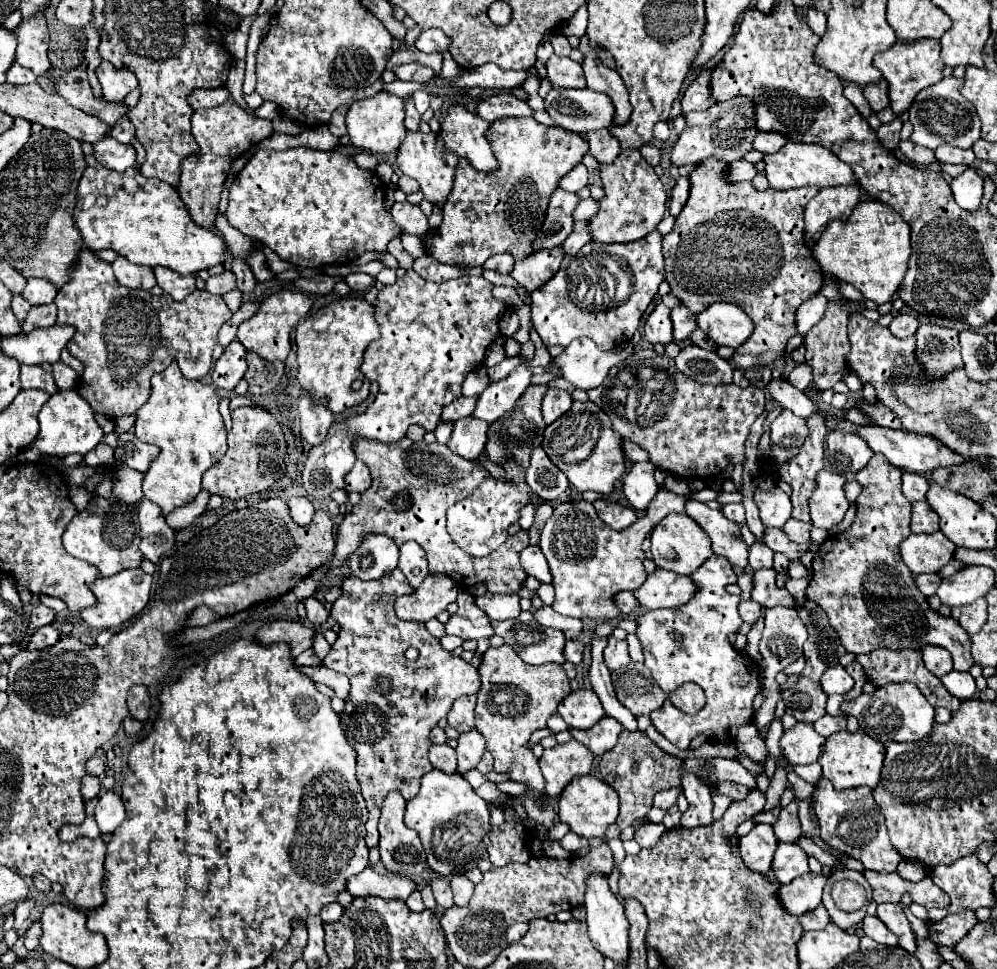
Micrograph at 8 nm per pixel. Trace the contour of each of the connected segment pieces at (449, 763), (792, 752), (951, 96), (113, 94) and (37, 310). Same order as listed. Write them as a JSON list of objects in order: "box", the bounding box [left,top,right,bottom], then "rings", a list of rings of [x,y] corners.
[{"box":[429,744,457,774],"rings":[[[433,744],[429,750],[429,762],[433,764],[433,768],[437,768],[445,774],[453,774],[457,770],[455,750],[447,744]]]},{"box":[779,722,825,764],"rings":[[[797,722],[793,728],[785,730],[779,746],[789,764],[813,764],[817,762],[825,738],[819,736],[809,722]]]},{"box":[909,76,981,150],"rings":[[[951,76],[951,78],[943,78],[941,82],[929,88],[923,88],[915,96],[909,108],[909,120],[915,128],[911,134],[913,142],[927,146],[931,150],[935,150],[941,144],[951,144],[957,148],[971,148],[981,138],[981,120],[975,114],[975,106],[971,106],[971,102],[961,96],[959,92],[961,86],[963,86],[963,80]]]},{"box":[95,60,137,102],"rings":[[[101,60],[95,74],[103,88],[103,96],[109,102],[123,102],[123,98],[137,88],[137,78],[127,66],[117,68],[111,62]]]},{"box":[21,304,57,332],"rings":[[[45,304],[45,306],[35,306],[29,310],[29,316],[23,322],[21,332],[31,332],[35,328],[49,328],[57,322],[57,306],[55,304]]]}]

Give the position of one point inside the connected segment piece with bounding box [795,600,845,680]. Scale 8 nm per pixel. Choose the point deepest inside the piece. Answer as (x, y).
(822, 649)

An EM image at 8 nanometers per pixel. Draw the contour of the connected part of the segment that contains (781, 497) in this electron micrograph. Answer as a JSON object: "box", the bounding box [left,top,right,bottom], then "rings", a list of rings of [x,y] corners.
{"box":[753,486,791,528],"rings":[[[779,486],[771,490],[753,490],[753,500],[759,508],[759,518],[767,528],[783,528],[791,518],[791,500]]]}

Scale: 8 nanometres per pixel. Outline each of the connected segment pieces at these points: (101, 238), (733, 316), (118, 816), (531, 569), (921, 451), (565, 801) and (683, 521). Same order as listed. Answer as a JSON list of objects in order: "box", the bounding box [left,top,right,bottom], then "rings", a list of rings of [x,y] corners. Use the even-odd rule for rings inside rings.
[{"box":[73,166,225,274],"rings":[[[87,166],[77,188],[73,222],[91,252],[109,248],[139,266],[165,266],[179,274],[197,274],[223,262],[225,242],[191,222],[177,190],[157,178],[145,178],[137,168],[115,172]]]},{"box":[697,302,753,348],"rings":[[[719,302],[697,314],[697,326],[719,346],[739,348],[751,334],[753,322],[737,306],[729,302]]]},{"box":[95,792,125,834],"rings":[[[103,792],[95,808],[95,822],[101,834],[111,834],[125,820],[125,806],[115,792]]]},{"box":[521,546,551,582],"rings":[[[527,546],[521,552],[521,566],[529,576],[535,576],[539,582],[551,582],[551,572],[539,546]]]},{"box":[825,416,969,474],"rings":[[[827,416],[827,418],[825,418],[825,424],[827,424],[831,430],[845,430],[845,432],[855,432],[855,434],[859,434],[861,438],[867,440],[867,444],[869,444],[869,448],[871,448],[873,452],[883,454],[891,464],[895,464],[895,466],[901,468],[901,470],[925,474],[925,472],[931,472],[931,470],[935,470],[935,468],[939,468],[939,466],[959,466],[959,464],[967,464],[967,462],[969,462],[969,460],[961,458],[961,454],[949,450],[943,442],[937,442],[935,438],[921,436],[921,434],[913,434],[913,432],[907,432],[907,430],[891,430],[891,428],[881,428],[881,426],[855,426],[855,424],[851,424],[849,420],[833,418],[833,416]]]},{"box":[559,774,619,838],"rings":[[[587,774],[581,778],[573,778],[559,796],[559,820],[571,826],[571,832],[585,838],[601,838],[609,824],[617,820],[619,814],[619,796],[617,792],[605,784],[603,780]]]},{"box":[651,514,713,574],"rings":[[[669,514],[669,516],[665,516],[653,528],[651,544],[653,544],[651,546],[653,562],[659,568],[671,570],[671,572],[677,572],[677,574],[693,574],[713,554],[711,546],[709,546],[709,536],[687,514]]]}]

